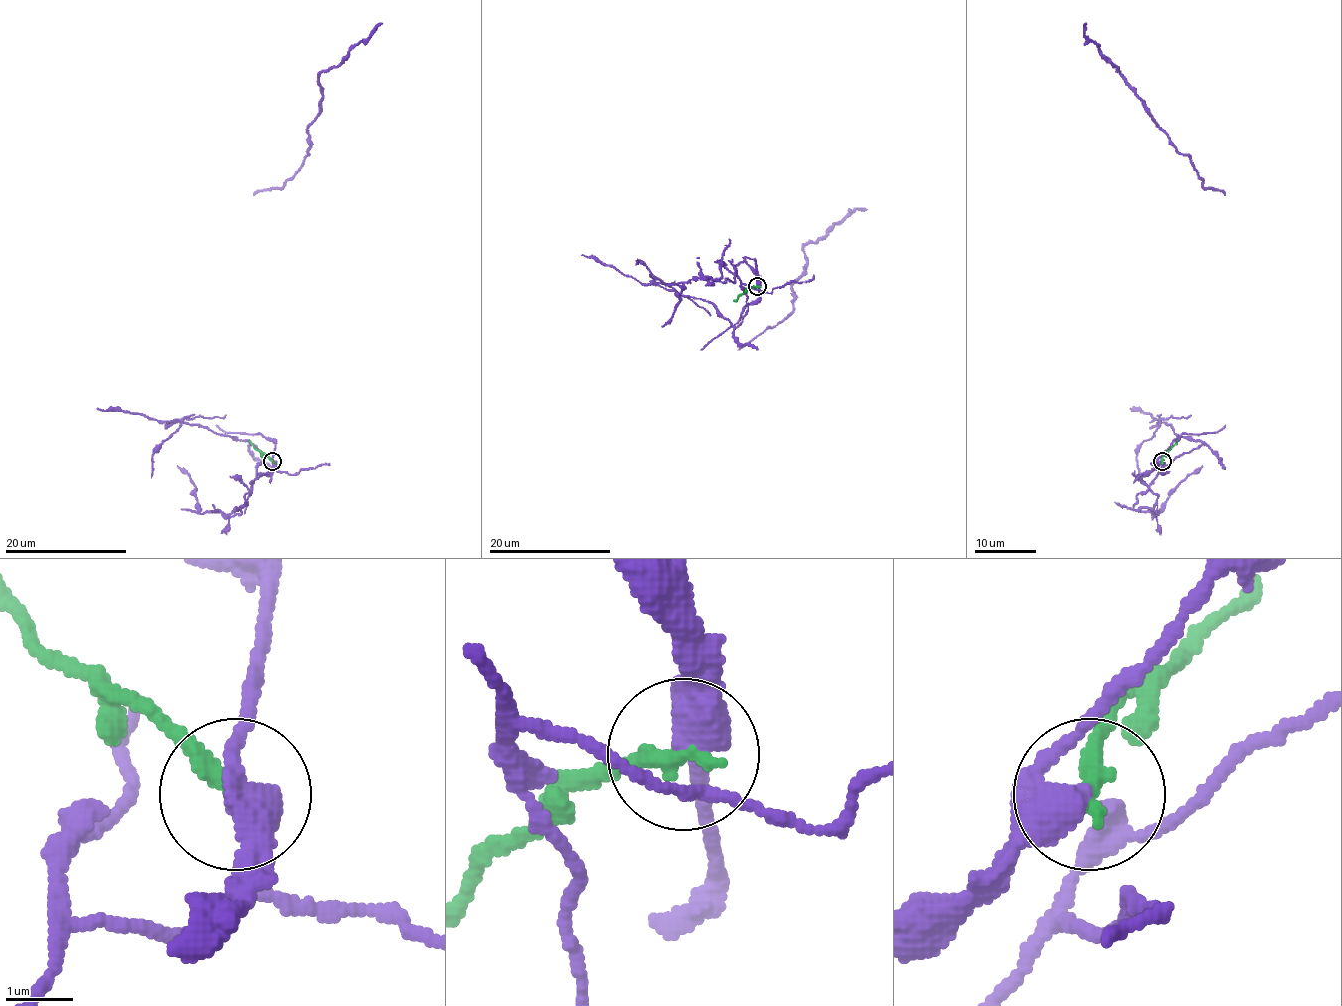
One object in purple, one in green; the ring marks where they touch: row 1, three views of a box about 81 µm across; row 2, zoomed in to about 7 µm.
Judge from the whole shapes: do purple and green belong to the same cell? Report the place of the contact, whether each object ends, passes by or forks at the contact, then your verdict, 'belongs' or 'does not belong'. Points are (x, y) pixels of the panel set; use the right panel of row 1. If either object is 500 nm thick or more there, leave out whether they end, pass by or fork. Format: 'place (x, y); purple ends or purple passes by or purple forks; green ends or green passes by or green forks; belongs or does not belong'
place (1162, 461); purple passes by; green ends; does not belong

